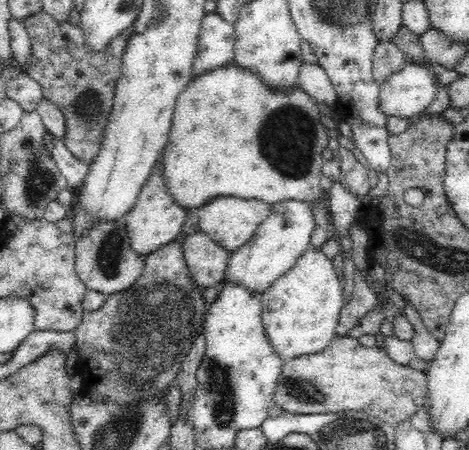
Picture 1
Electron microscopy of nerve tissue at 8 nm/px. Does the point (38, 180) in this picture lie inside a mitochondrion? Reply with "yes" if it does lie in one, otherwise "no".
yes

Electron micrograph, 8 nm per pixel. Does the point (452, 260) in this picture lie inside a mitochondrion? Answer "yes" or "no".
yes

